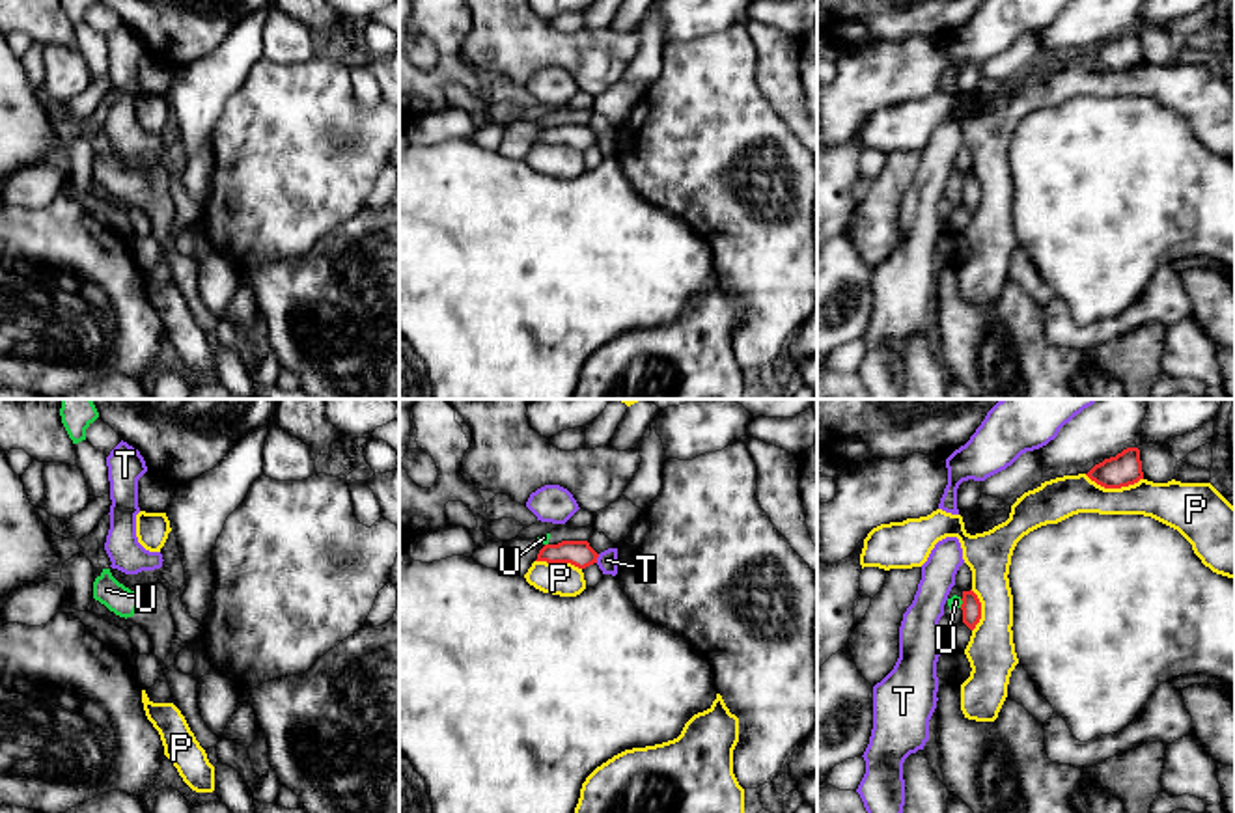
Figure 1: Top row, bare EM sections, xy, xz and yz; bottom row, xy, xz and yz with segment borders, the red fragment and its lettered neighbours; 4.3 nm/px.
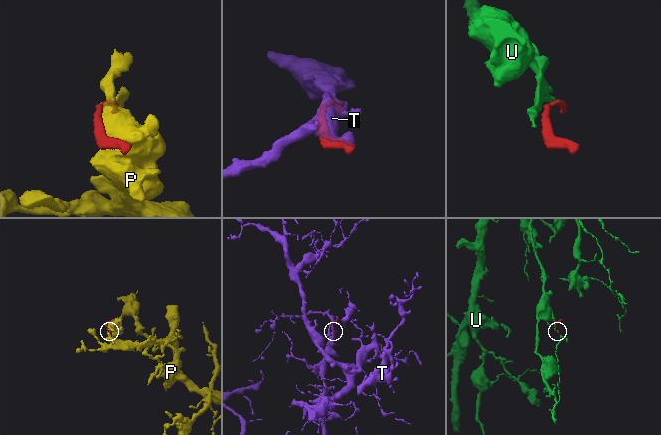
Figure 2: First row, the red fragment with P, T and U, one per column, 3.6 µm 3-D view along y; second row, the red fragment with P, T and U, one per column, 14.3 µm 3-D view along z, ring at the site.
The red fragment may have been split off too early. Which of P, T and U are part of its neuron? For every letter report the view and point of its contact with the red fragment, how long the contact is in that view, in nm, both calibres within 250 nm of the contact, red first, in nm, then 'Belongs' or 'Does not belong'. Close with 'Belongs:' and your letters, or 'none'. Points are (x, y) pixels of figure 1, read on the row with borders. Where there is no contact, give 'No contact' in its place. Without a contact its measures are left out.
P: Touches red at yz (1114, 487). Shared border 260 nm. Thickness 140 nm (red) against 180 nm. Does not belong
T: Touches red at xz (597, 556). Shared border 40 nm. Thickness 110 nm (red) against 90 nm. Does not belong
U: Touches red at yz (963, 603). Shared border 40 nm. Thickness 90 nm (red) against 50 nm. Does not belong
Belongs: none

